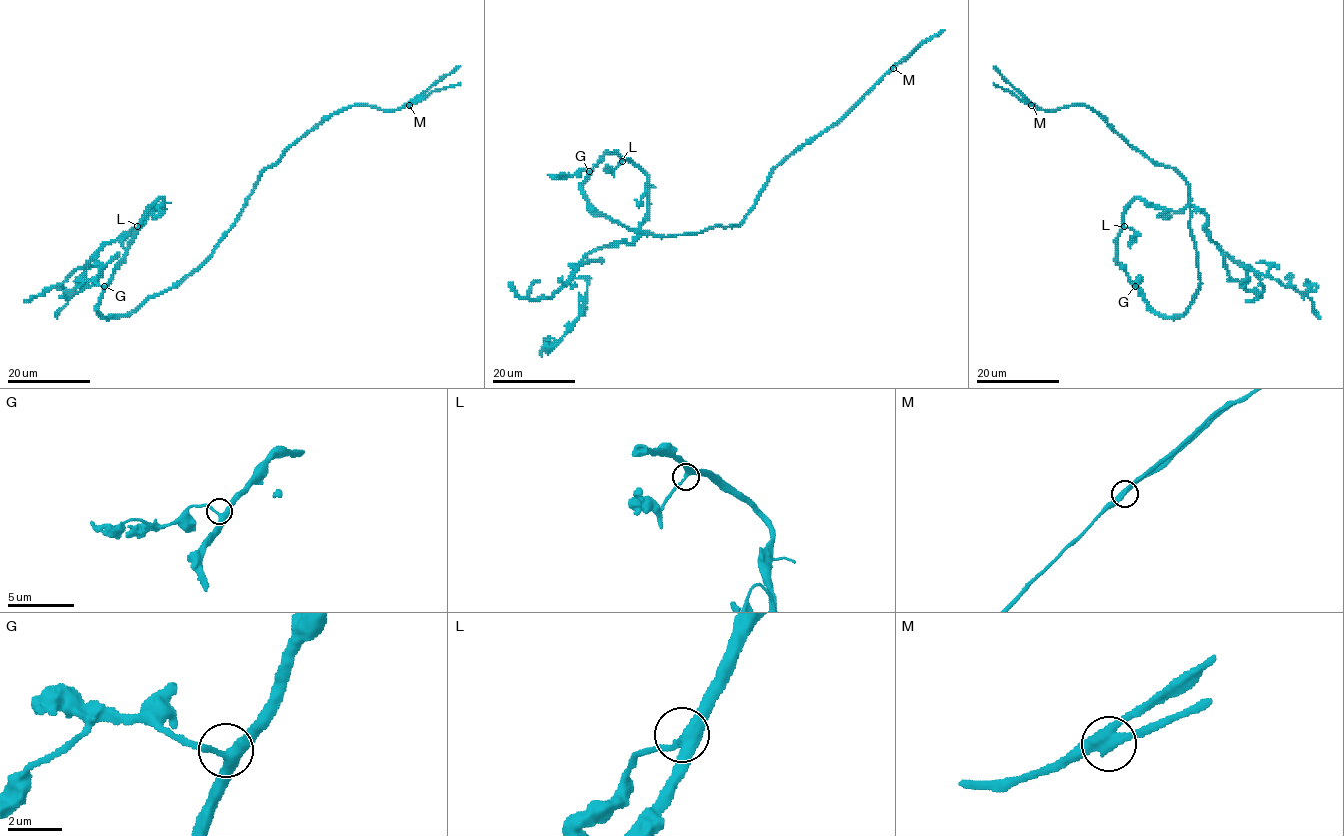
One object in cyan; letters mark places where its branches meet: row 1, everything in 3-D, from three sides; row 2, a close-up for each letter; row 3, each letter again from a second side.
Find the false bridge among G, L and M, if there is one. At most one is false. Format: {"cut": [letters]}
{"cut": ["M"]}

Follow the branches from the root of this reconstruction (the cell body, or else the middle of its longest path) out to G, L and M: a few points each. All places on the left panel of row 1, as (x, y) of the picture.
G: (136, 310), (105, 317), (99, 311), (104, 286)
L: (136, 310), (105, 317), (99, 311), (99, 301), (137, 226)
M: (136, 310), (177, 286), (209, 256), (258, 177), (308, 132), (347, 107), (398, 110), (409, 105)

